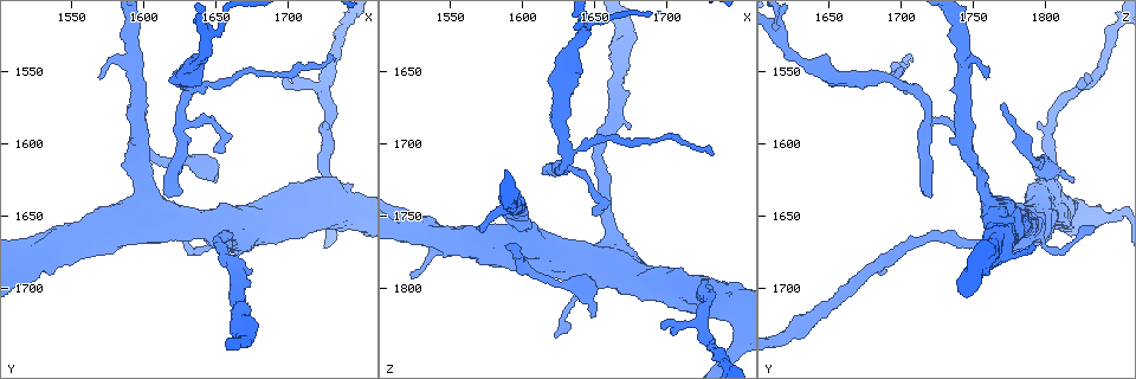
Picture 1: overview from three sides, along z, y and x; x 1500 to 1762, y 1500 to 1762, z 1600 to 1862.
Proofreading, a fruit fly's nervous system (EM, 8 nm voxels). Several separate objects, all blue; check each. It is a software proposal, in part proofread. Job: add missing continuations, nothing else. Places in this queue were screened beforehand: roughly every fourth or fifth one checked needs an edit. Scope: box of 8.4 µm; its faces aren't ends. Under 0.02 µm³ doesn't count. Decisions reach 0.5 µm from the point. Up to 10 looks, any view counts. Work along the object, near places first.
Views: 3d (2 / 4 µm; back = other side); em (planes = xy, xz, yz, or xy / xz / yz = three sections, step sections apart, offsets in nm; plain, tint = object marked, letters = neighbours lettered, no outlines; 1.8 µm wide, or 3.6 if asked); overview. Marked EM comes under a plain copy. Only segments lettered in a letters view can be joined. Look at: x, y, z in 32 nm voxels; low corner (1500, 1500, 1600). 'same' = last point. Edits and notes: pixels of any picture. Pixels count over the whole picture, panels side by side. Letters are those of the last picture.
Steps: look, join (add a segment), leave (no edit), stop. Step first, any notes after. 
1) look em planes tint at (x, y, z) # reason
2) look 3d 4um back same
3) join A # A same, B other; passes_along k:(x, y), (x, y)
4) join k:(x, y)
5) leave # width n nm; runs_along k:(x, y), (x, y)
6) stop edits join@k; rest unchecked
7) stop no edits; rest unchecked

look 3d 2um at (1626, 1632, 1714) # branch stops here

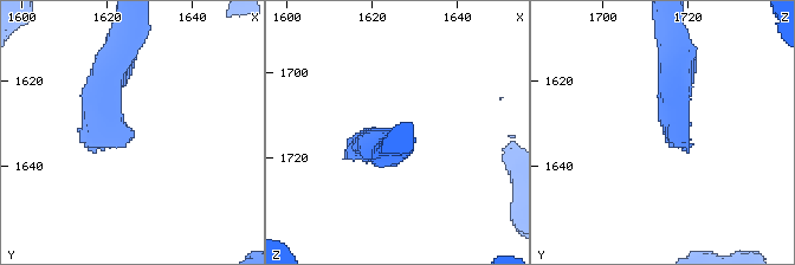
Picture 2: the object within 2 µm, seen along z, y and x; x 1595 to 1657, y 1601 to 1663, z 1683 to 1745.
look em yz step 8 tint at (1627, 1633, 1714) # shape alone is not enough

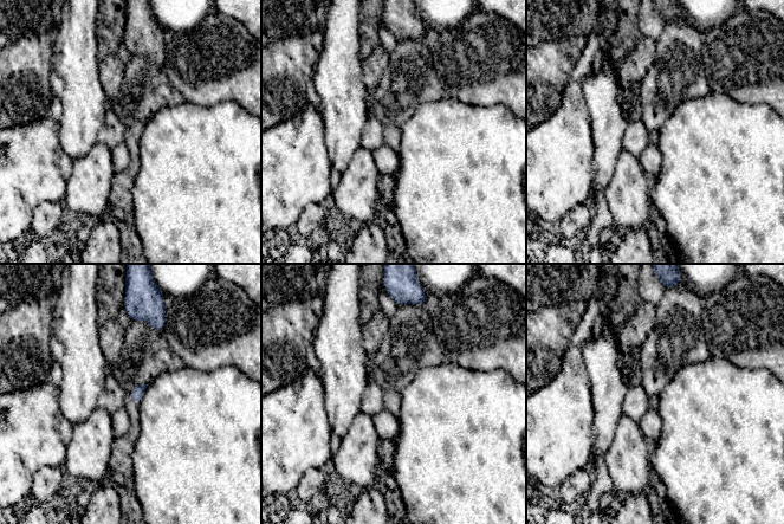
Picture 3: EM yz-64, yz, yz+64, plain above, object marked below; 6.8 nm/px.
look em xz step 8 letters same

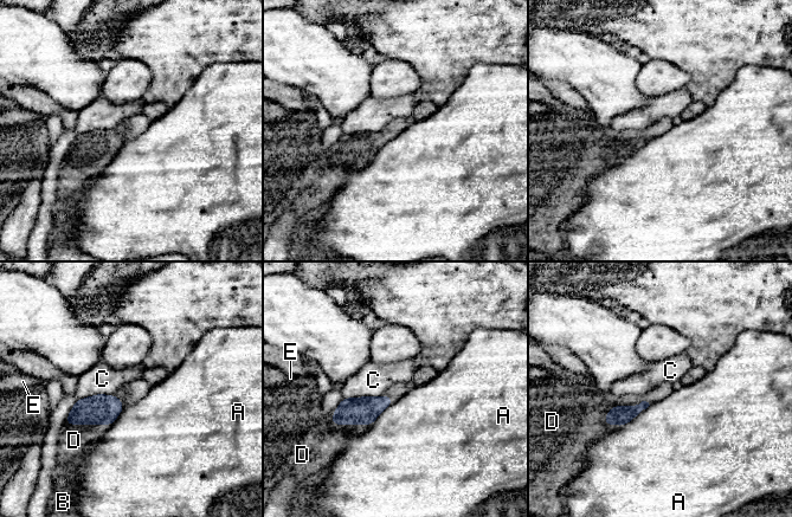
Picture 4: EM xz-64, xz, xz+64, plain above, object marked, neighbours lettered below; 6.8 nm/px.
join D # longest_contact D 360 nm; A other, B other, C other, D same, E other; passes_along 4:(620, 415), (623, 406), (586, 406); the neuron continues

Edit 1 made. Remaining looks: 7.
look overview # redraw

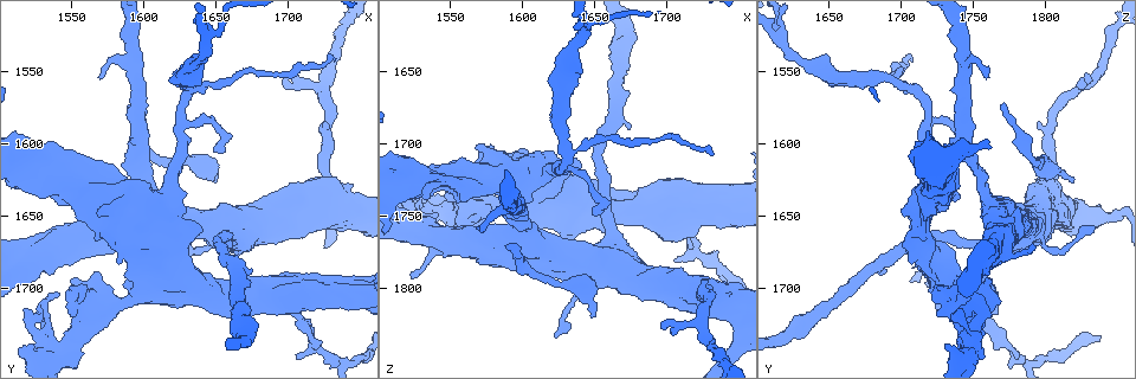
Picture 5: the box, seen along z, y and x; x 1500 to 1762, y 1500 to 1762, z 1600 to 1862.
look em 3.6um planes letters at (1630, 1562, 1710) # arms part here

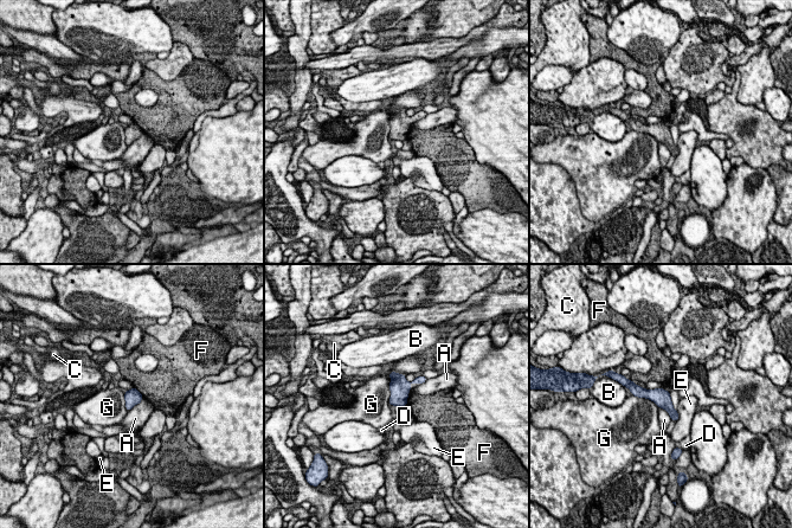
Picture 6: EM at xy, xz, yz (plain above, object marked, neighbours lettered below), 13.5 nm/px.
leave # width 220 nm; A other, B other, C other, D other, E other, F other, G other; runs_along 6:(631, 385), (656, 396), (675, 417); none of them fits

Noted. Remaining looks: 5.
look em planes letters at (1590, 1572, 1772) # tapers out

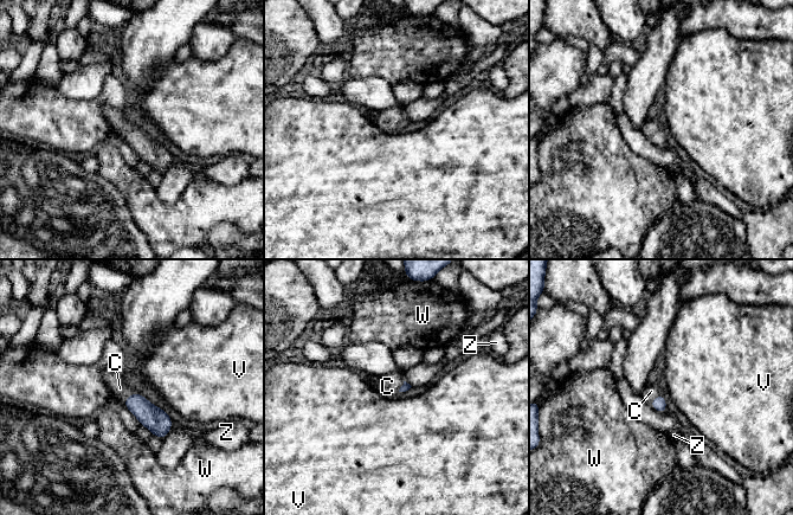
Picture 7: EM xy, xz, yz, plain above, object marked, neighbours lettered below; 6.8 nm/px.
join C # C same, V other, W other, Z other; passes_along 7:(659, 404), (657, 397), (651, 391); it goes on there

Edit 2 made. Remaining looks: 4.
look overview # redraw

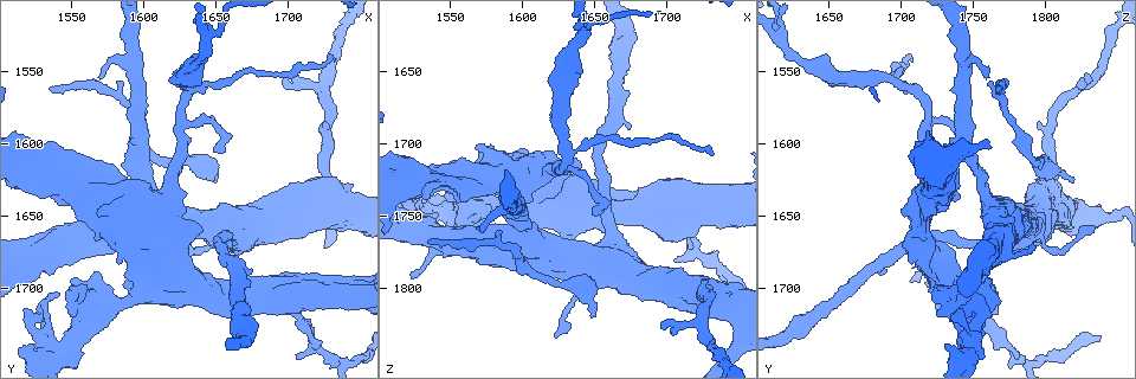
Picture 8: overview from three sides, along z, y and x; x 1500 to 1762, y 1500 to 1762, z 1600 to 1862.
look 3d 4um at (1648, 1624, 1818)

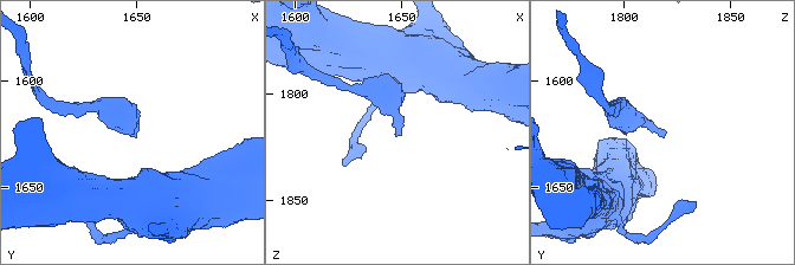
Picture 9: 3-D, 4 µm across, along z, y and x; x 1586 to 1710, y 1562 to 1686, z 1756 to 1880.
look em planes tint at (1648, 1623, 1820)

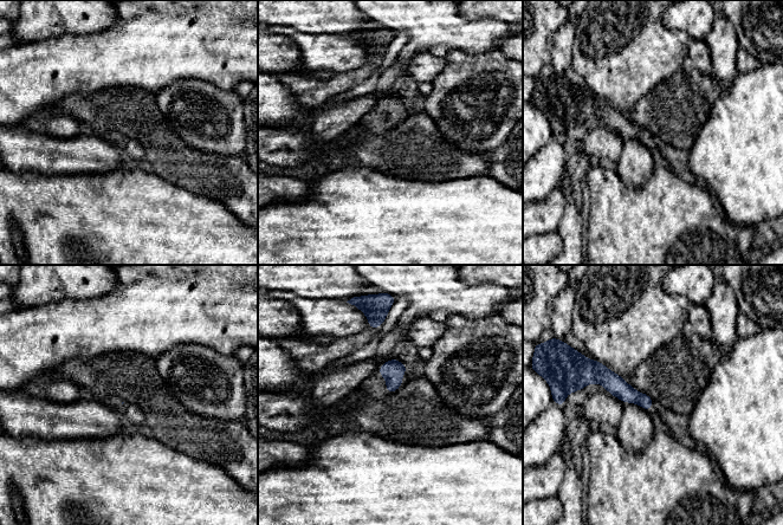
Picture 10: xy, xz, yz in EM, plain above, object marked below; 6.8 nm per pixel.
look em planes letters same # what lies round it

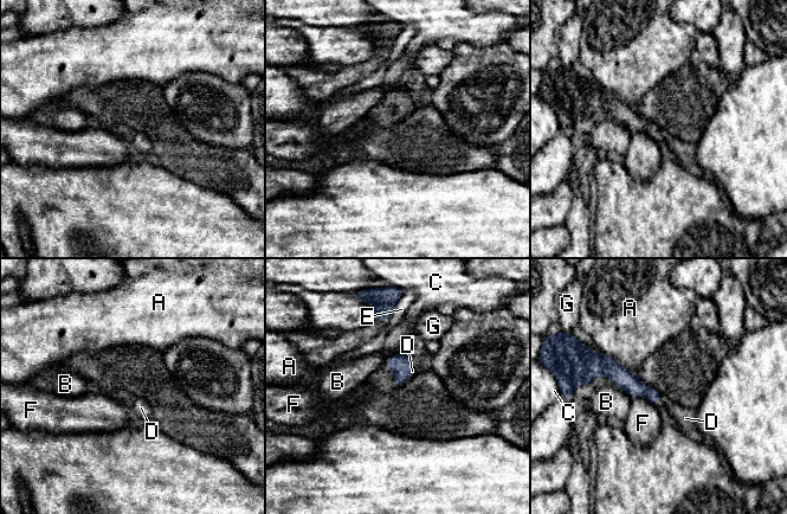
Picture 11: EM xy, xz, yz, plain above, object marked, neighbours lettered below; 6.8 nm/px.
join D # A other, B other, C other, D same, E other, F other, G other; it goes on there

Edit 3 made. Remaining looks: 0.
stop edits join@4, join@7, join@11; rest unchecked

